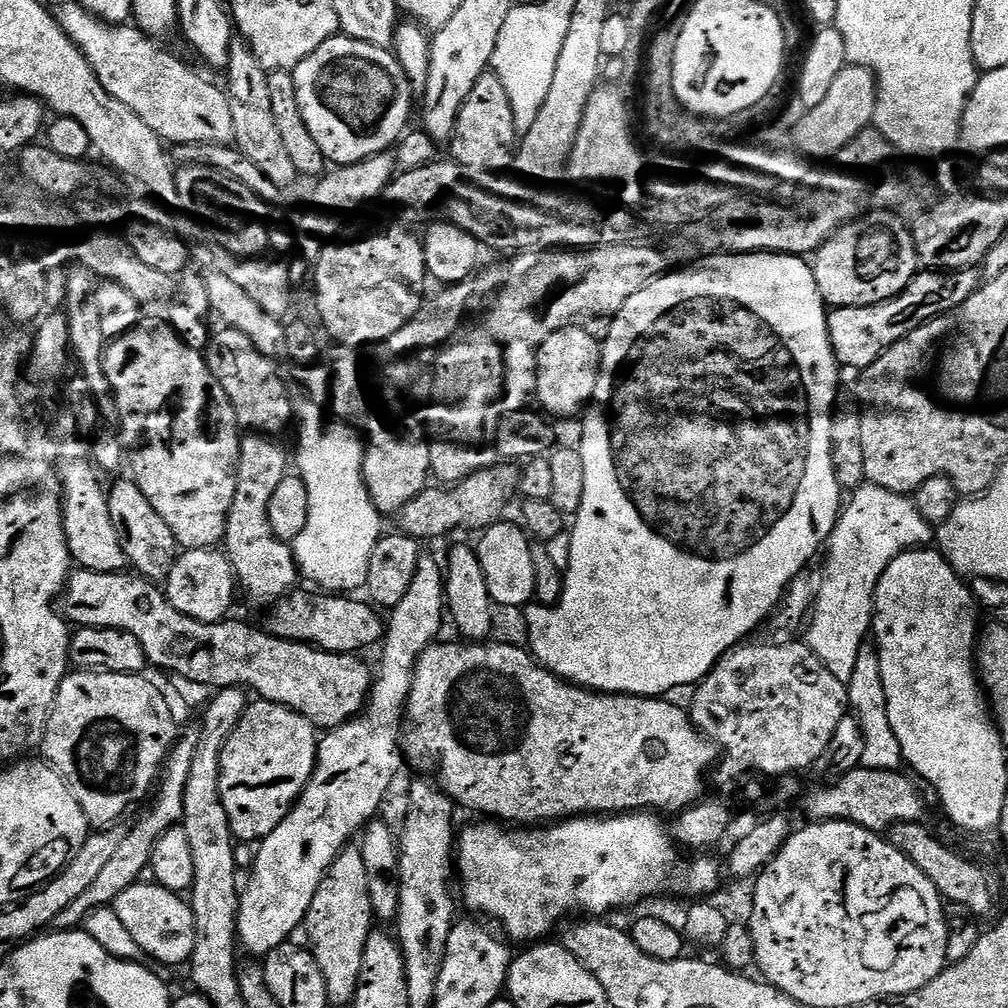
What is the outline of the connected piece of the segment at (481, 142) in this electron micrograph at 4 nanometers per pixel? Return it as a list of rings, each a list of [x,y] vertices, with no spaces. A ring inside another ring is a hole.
[[[489,70],[484,73],[482,78],[478,78],[478,82],[474,82],[474,90],[470,90],[470,98],[466,98],[466,102],[462,106],[462,110],[458,114],[458,122],[456,123],[456,134],[452,137],[450,141],[450,147],[452,147],[451,159],[455,163],[459,164],[461,169],[468,174],[476,174],[472,172],[496,172],[492,174],[504,174],[504,172],[513,167],[514,161],[516,159],[516,150],[518,147],[518,133],[516,131],[516,123],[514,122],[514,110],[510,106],[510,98],[506,94],[506,86],[502,86],[502,82],[498,79],[495,72]]]

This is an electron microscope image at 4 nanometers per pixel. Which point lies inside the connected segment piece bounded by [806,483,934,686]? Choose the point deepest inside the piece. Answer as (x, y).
(877, 526)

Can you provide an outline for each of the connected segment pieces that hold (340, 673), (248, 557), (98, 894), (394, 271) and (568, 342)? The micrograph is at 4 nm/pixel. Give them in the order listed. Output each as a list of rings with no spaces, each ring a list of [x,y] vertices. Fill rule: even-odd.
[[[76,570],[71,573],[62,593],[62,615],[69,625],[77,629],[105,628],[130,634],[142,646],[153,669],[156,667],[164,672],[173,672],[173,677],[201,684],[209,690],[243,688],[252,694],[257,692],[260,700],[269,700],[271,704],[289,708],[320,730],[338,728],[364,711],[374,683],[374,672],[360,661],[359,655],[321,652],[311,644],[281,640],[275,634],[259,632],[248,624],[239,624],[233,618],[225,618],[218,624],[203,624],[174,610],[167,595],[156,588],[159,587],[155,583],[135,574]]]
[[[248,434],[240,441],[240,461],[236,463],[236,493],[234,502],[230,506],[230,514],[226,522],[226,530],[222,541],[222,551],[232,564],[233,573],[239,587],[256,604],[275,605],[285,599],[293,591],[292,588],[298,581],[296,558],[292,549],[277,539],[274,530],[270,530],[270,500],[274,498],[274,490],[282,486],[285,476],[290,472],[290,452],[280,444],[275,444],[275,439],[265,438],[260,434]]]
[[[192,726],[179,733],[173,749],[168,754],[167,761],[162,769],[162,775],[158,780],[158,787],[151,797],[152,809],[125,833],[122,846],[110,863],[100,871],[98,879],[90,890],[85,890],[73,904],[66,906],[62,914],[58,914],[55,927],[60,930],[76,930],[83,925],[92,912],[99,908],[115,905],[118,894],[122,894],[127,888],[141,879],[143,872],[149,871],[152,863],[152,855],[158,846],[160,839],[168,830],[177,827],[184,819],[184,803],[186,802],[186,778],[190,778],[190,766],[194,763],[194,752],[198,750],[199,727]]]
[[[399,227],[372,232],[349,244],[329,243],[320,253],[320,259],[315,261],[316,310],[322,316],[329,338],[345,344],[345,349],[359,350],[380,344],[383,340],[388,340],[390,334],[398,334],[398,330],[402,330],[402,326],[406,326],[406,322],[418,314],[422,303],[420,295],[424,292],[424,280],[426,281],[424,245],[419,235],[411,236],[407,227]]]
[[[587,327],[558,330],[536,348],[538,358],[538,386],[536,400],[552,416],[579,417],[591,401],[600,377],[602,344],[588,333]],[[552,415],[552,416],[551,416]]]

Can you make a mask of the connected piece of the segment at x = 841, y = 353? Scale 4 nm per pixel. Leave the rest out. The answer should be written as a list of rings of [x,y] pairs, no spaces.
[[[972,270],[963,272],[921,271],[912,277],[905,292],[892,300],[869,308],[832,308],[828,312],[828,337],[836,363],[841,369],[868,368],[882,358],[896,343],[939,316],[953,315],[981,287],[982,280]]]

